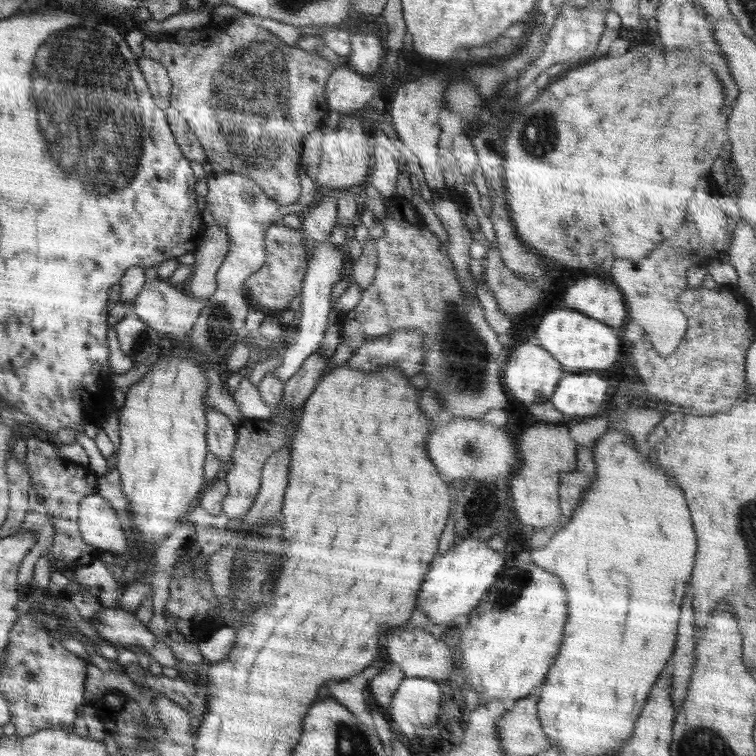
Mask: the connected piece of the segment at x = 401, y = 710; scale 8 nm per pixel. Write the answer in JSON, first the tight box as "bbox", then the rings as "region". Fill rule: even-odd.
{"bbox":[385,676,442,740],"region":[[[405,676],[385,711],[392,730],[403,740],[408,740],[421,726],[434,726],[438,720],[442,694],[436,681]]]}

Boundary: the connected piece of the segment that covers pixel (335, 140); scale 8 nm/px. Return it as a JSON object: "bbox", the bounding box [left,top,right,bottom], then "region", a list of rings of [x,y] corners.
{"bbox":[315,115,372,189],"region":[[[359,115],[343,116],[336,130],[324,129],[320,143],[320,166],[315,178],[317,186],[348,189],[354,184],[360,185],[367,181],[372,165],[372,159],[368,155],[371,139],[361,121]]]}

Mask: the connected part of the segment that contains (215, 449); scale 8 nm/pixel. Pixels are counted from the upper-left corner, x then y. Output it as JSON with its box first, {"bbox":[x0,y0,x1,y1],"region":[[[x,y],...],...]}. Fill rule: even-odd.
{"bbox":[205,407,237,470],"region":[[[205,407],[207,418],[207,449],[220,459],[222,470],[229,470],[237,441],[237,427],[215,408]]]}

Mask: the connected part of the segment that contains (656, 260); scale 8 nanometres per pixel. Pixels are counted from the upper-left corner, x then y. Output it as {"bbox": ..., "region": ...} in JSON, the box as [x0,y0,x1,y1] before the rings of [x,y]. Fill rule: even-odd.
{"bbox":[612,243,692,356],"region":[[[660,243],[647,257],[643,259],[616,259],[613,262],[612,282],[623,294],[626,304],[630,306],[628,318],[636,320],[644,329],[644,335],[651,342],[651,346],[658,351],[660,356],[670,356],[680,344],[687,331],[687,318],[679,307],[679,294],[687,287],[687,270],[692,266],[692,260],[682,258],[670,244]]]}

